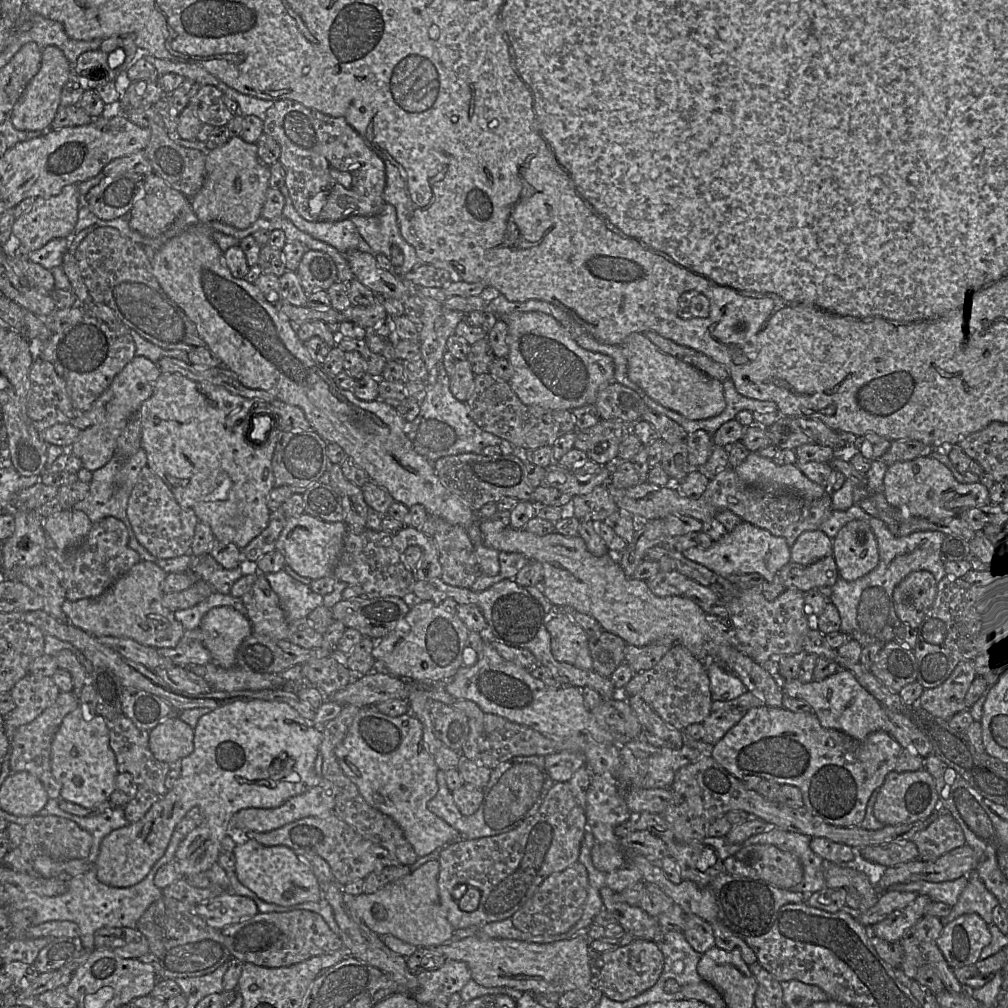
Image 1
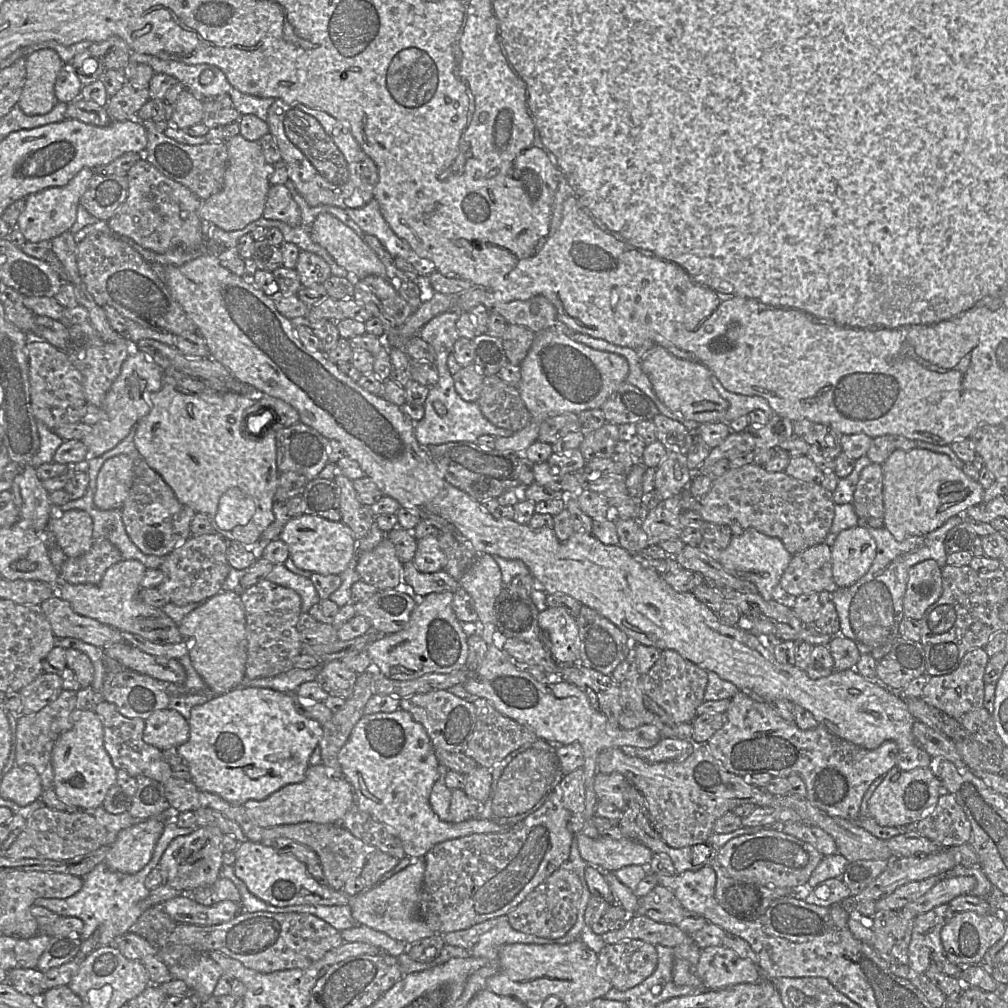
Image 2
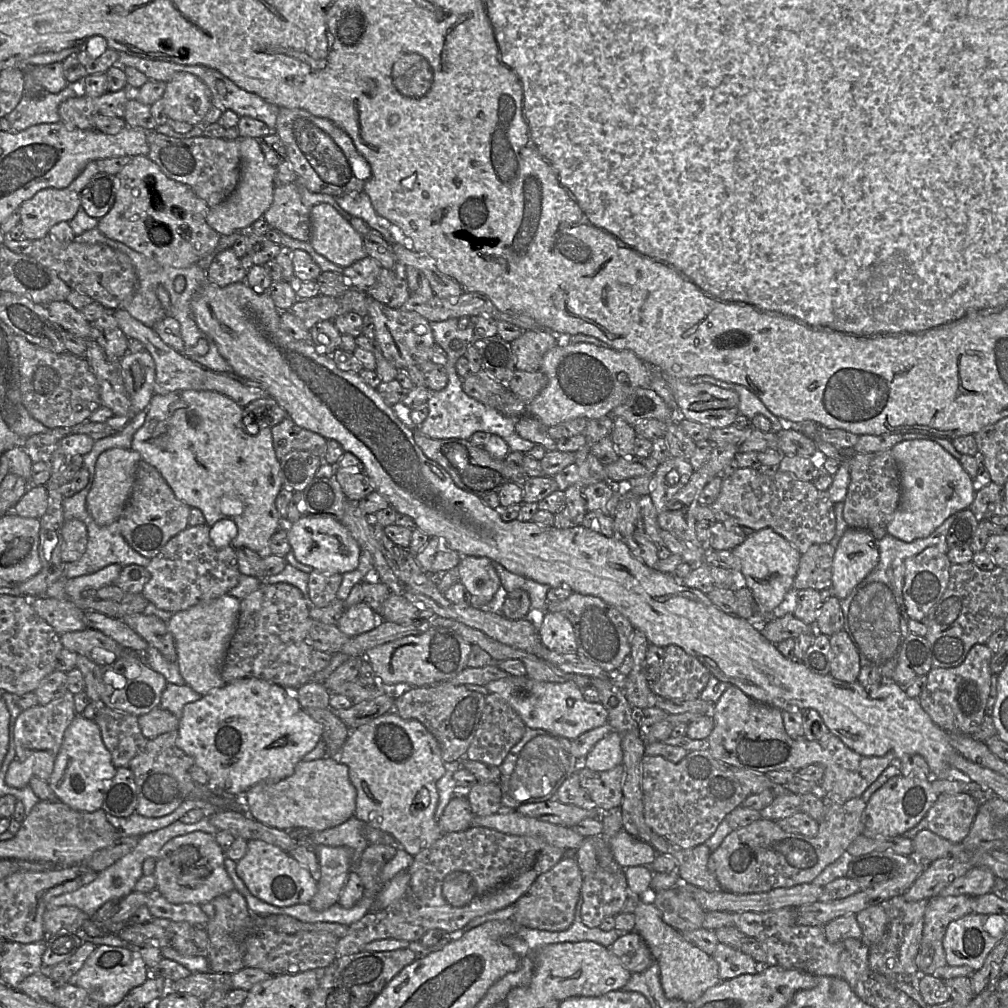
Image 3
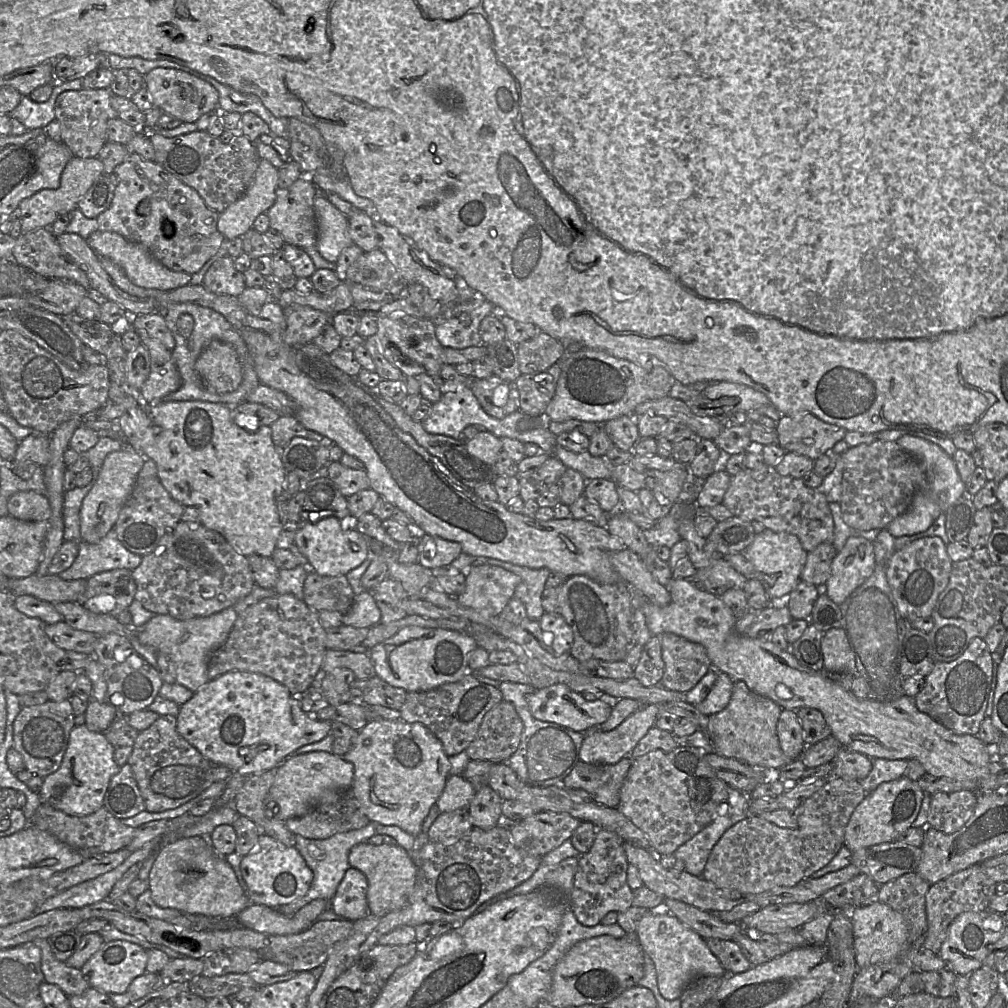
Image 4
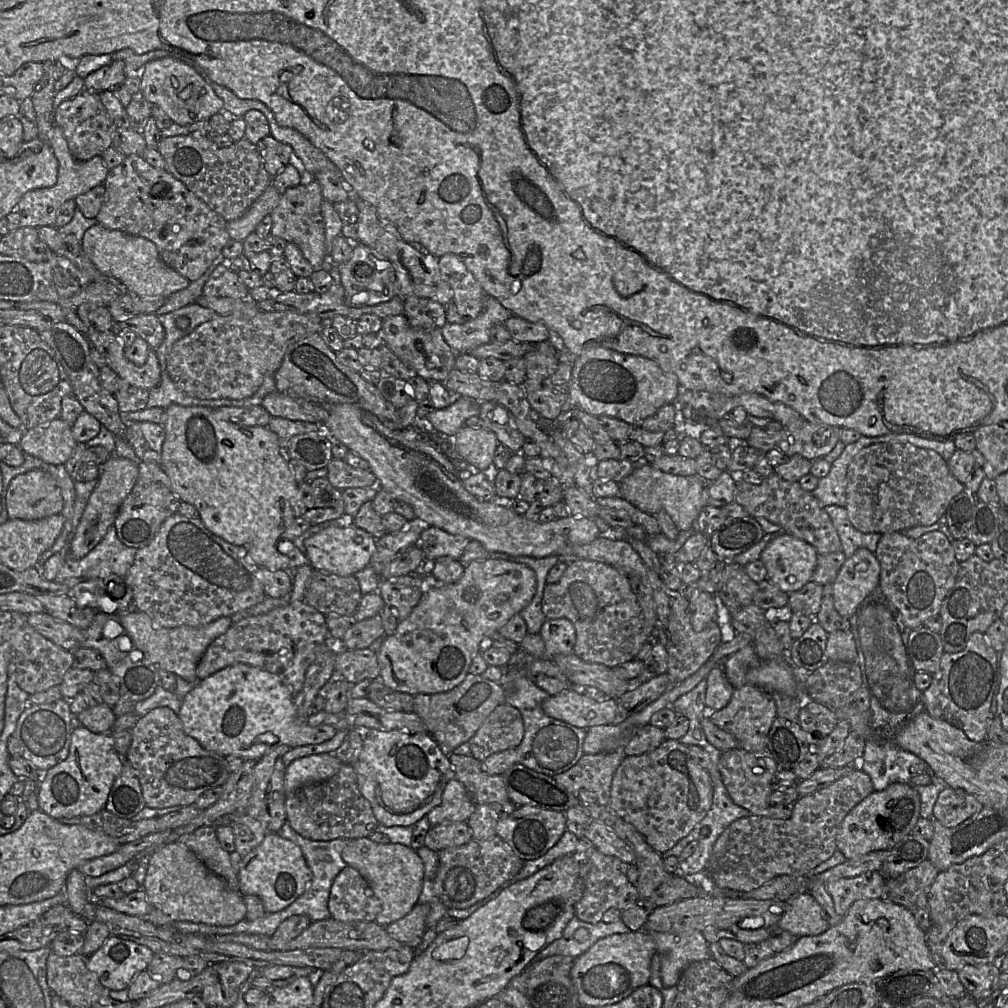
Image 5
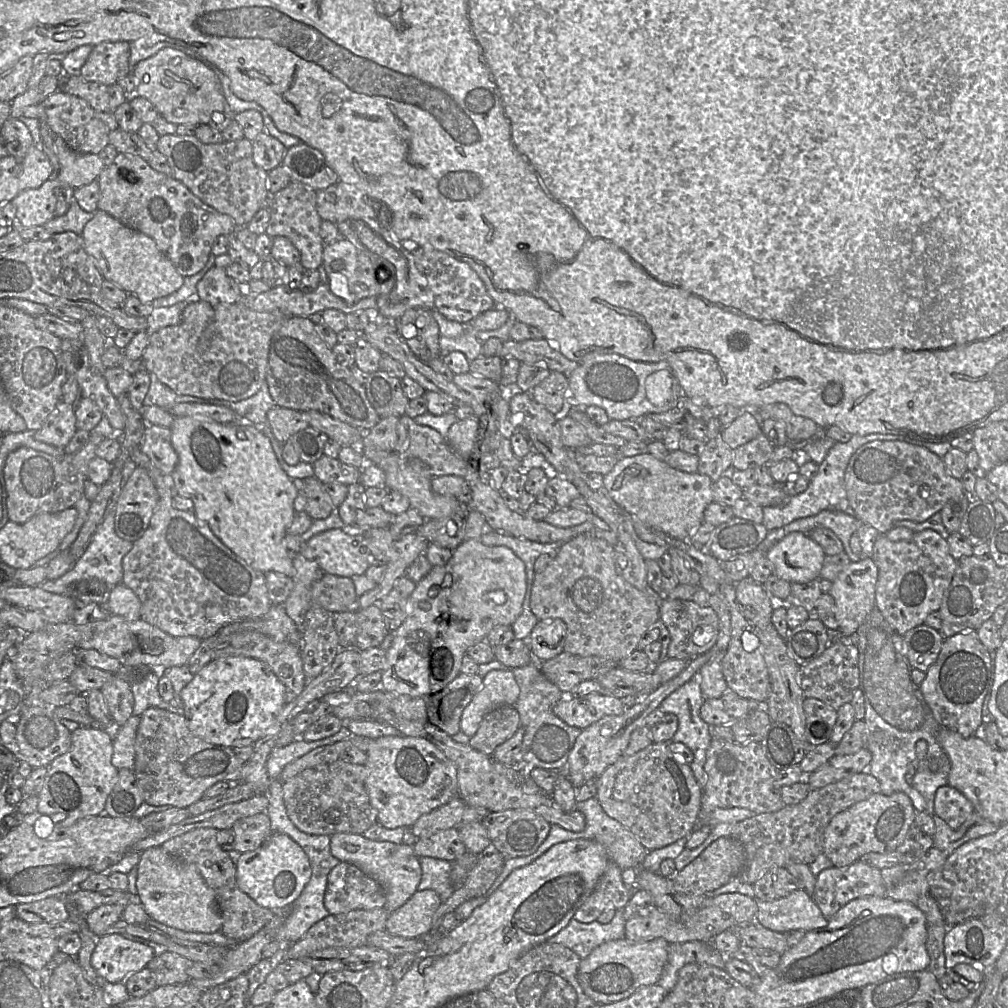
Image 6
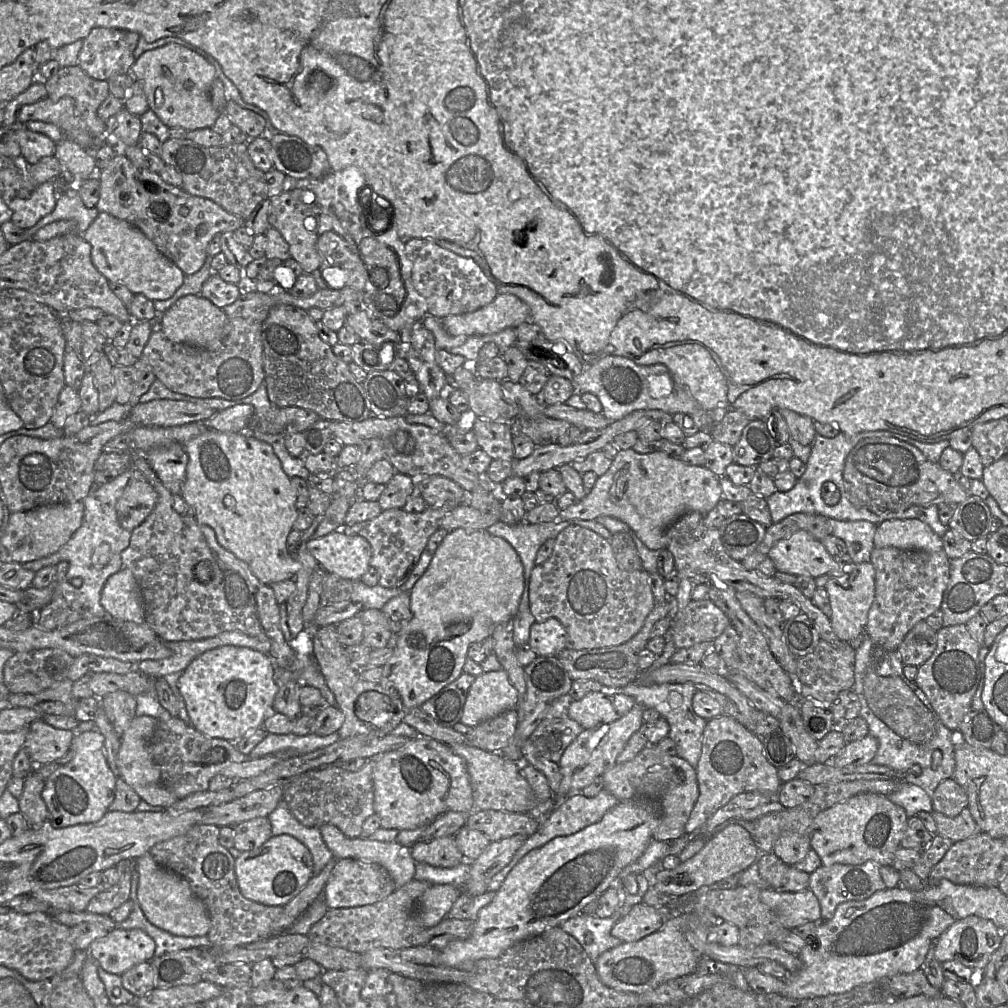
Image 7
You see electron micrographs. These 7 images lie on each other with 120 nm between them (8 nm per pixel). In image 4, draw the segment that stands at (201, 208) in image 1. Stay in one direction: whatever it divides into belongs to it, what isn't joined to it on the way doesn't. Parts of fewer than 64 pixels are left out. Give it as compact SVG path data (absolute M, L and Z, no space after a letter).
M260 159L255 177L246 192L219 213L217 229L227 239L242 237L253 228L255 219L267 213L277 194L278 169Z

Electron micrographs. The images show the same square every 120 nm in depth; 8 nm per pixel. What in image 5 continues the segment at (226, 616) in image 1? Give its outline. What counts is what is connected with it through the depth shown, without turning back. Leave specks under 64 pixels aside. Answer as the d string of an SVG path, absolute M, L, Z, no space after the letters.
M129 610L119 615L119 624L124 628L135 648L143 653L143 664L154 664L159 668L174 673L190 683L197 683L197 665L208 646L224 634L232 625L231 617L221 617L200 627L186 625L167 628L157 624L145 612Z

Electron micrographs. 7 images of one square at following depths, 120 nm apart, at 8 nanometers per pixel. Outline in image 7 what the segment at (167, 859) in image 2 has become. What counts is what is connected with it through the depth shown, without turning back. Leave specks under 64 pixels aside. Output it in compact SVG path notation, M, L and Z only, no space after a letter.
M150 853L136 859L139 873L137 902L145 917L158 928L178 936L206 936L210 916L204 902L192 891L189 882L180 875L160 866Z

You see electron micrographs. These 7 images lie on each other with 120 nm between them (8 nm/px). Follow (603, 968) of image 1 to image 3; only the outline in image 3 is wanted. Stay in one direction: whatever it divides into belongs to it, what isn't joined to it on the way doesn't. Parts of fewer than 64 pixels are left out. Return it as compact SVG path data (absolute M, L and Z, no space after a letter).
M636 931L623 933L609 950L632 974L645 971L655 961L646 942Z

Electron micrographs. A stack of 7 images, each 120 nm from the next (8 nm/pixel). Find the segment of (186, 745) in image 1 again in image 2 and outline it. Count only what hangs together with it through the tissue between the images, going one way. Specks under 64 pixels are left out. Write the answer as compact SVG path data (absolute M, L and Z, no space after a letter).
M174 709L158 710L145 720L143 740L161 751L178 748L189 737L189 722Z

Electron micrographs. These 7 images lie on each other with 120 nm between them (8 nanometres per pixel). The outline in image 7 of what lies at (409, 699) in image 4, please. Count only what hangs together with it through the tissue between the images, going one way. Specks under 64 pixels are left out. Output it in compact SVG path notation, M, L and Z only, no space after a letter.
M462 673L455 681L421 705L421 709L443 727L461 721L465 701L475 676Z

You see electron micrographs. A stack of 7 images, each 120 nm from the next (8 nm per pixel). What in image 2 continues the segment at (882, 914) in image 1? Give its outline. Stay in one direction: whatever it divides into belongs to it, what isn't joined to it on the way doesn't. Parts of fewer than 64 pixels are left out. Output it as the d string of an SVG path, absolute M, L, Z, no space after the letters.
M932 876L921 881L914 881L901 886L890 896L876 901L876 911L894 910L900 911L908 903L911 903L925 895L944 876Z

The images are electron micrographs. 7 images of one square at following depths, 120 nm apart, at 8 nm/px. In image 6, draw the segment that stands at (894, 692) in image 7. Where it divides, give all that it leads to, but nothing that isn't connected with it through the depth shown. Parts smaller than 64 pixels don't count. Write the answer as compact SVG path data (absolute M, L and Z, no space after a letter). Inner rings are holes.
M875 606L866 620L856 631L858 636L858 669L859 669L859 687L863 694L865 706L865 715L863 721L867 728L866 748L871 752L872 759L865 769L875 777L881 787L881 794L889 796L893 793L904 793L911 801L916 812L926 812L934 815L934 798L939 787L948 784L948 775L951 769L951 763L948 755L938 743L937 736L941 727L935 720L930 708L924 700L920 687L915 685L911 679L911 667L908 659L904 656L903 636L896 633L881 612ZM925 741L927 752L924 755L917 755L915 746L917 742ZM935 758L940 762L940 768L932 772L929 767L929 759ZM908 765L915 767L916 773L909 785L905 780Z

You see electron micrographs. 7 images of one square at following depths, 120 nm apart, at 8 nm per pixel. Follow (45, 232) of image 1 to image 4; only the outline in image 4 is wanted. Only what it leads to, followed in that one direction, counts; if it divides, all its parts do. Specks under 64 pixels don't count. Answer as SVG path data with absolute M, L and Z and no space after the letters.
M73 156L62 171L59 188L42 189L20 202L16 216L21 219L21 235L39 228L50 227L58 217L75 210L80 199L104 173L104 164L98 157L79 158Z

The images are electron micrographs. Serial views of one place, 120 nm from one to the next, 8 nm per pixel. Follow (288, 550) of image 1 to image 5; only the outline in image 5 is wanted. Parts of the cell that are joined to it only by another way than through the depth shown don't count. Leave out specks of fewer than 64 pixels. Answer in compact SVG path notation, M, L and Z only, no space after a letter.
M352 524L348 527L329 526L304 541L305 556L314 570L346 577L370 565L375 542L371 534Z

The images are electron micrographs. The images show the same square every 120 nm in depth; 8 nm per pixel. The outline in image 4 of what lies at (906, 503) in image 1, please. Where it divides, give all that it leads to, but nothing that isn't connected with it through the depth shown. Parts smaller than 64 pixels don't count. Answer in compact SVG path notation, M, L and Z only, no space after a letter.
M904 436L896 440L902 449L919 460L926 469L927 481L914 495L910 507L892 520L886 529L895 538L914 535L927 530L942 513L955 503L966 491L956 464L951 456L938 445L921 438Z

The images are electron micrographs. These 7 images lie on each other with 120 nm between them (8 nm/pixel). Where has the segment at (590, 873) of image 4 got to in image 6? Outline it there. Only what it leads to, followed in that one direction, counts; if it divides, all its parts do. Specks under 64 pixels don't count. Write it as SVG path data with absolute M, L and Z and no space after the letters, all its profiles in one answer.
M610 860L595 890L573 918L590 923L596 921L606 909L624 909L635 889L623 882L622 872L623 870Z

